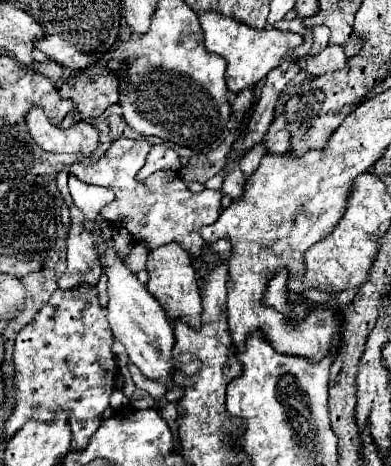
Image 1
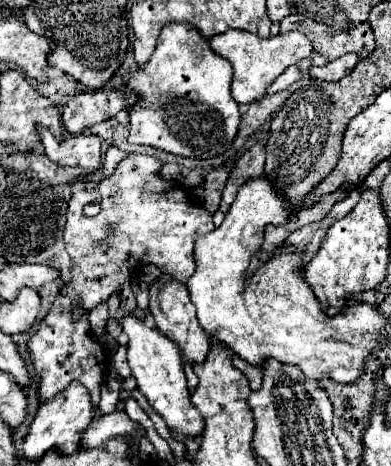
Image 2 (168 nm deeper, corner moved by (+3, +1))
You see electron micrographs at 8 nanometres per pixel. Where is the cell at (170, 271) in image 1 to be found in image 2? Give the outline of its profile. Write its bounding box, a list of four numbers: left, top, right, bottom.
[149,276,211,392]

